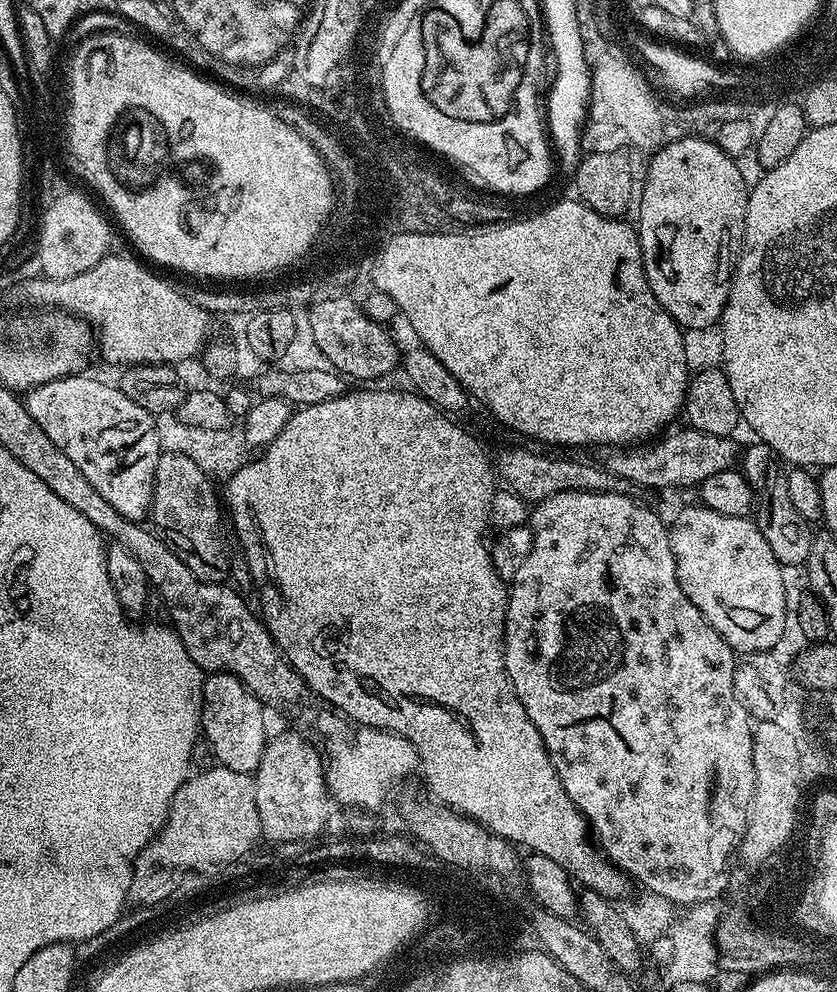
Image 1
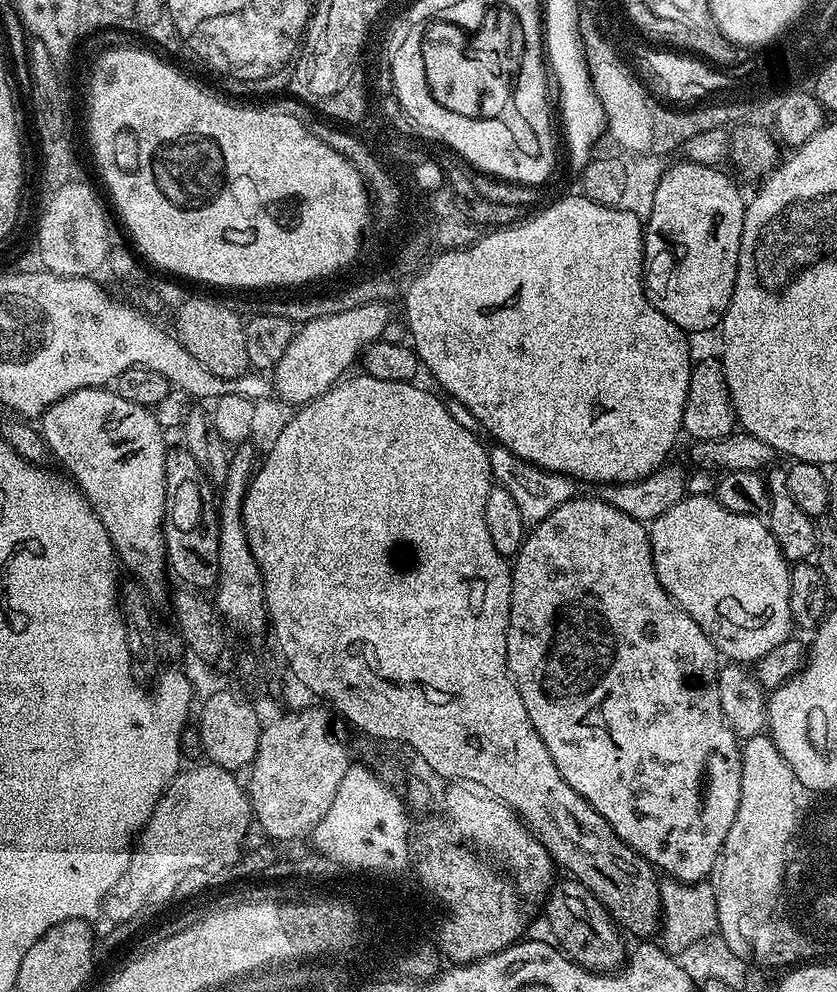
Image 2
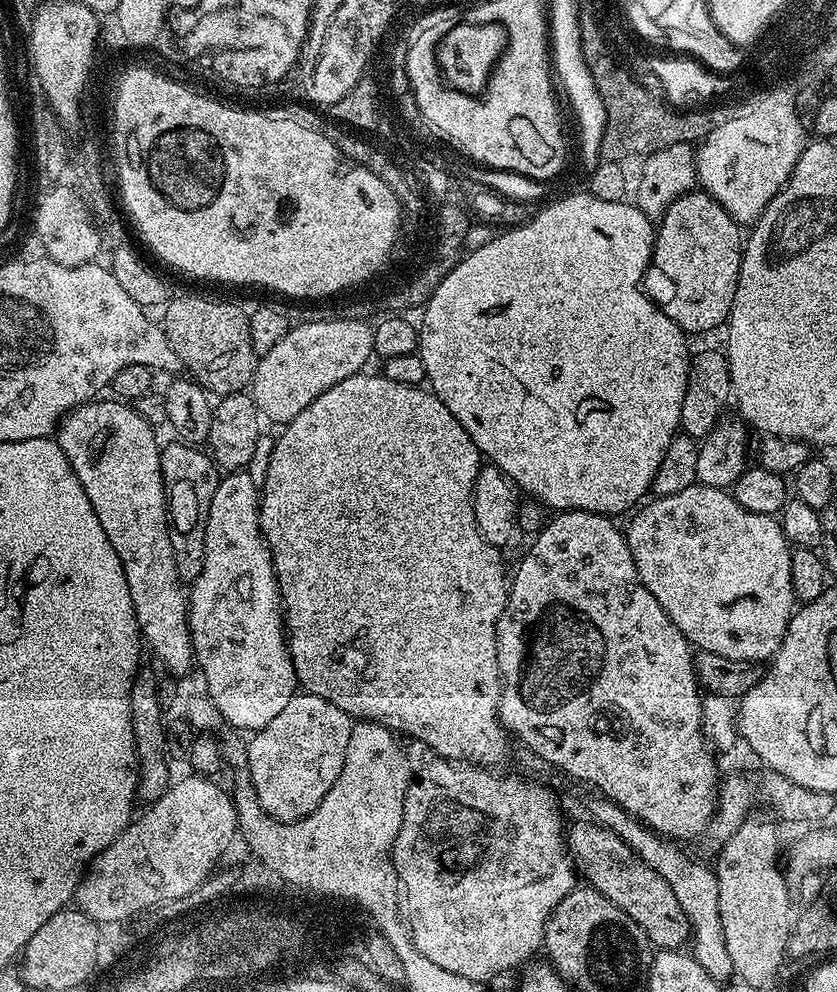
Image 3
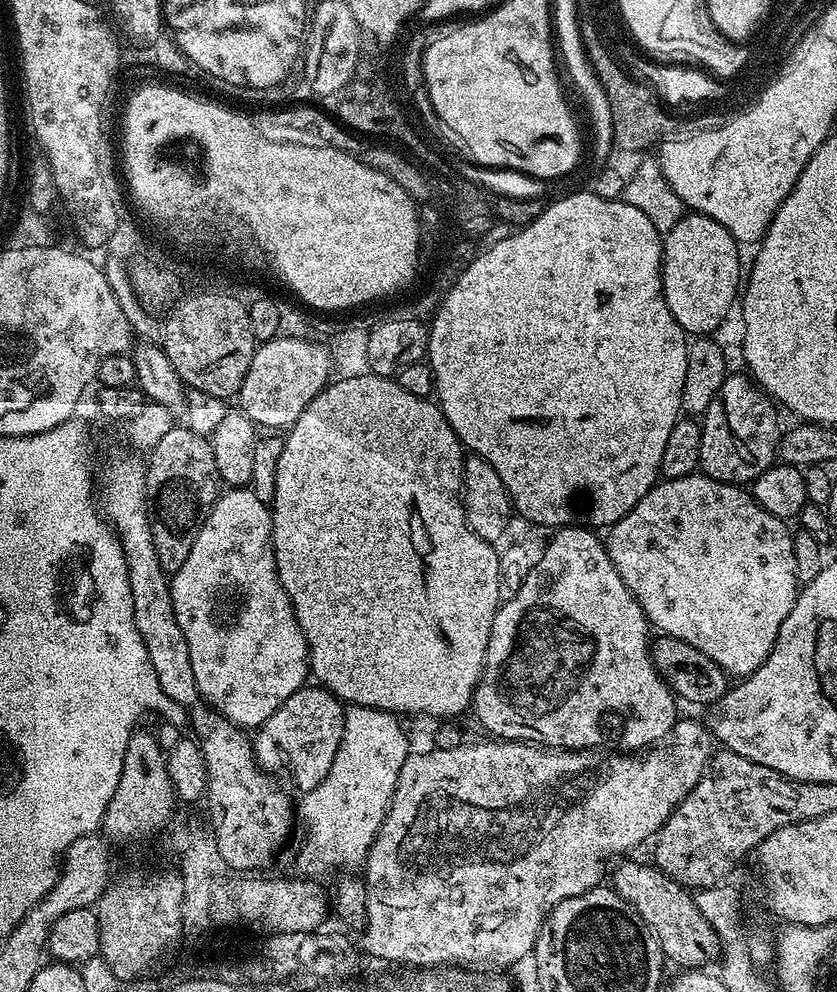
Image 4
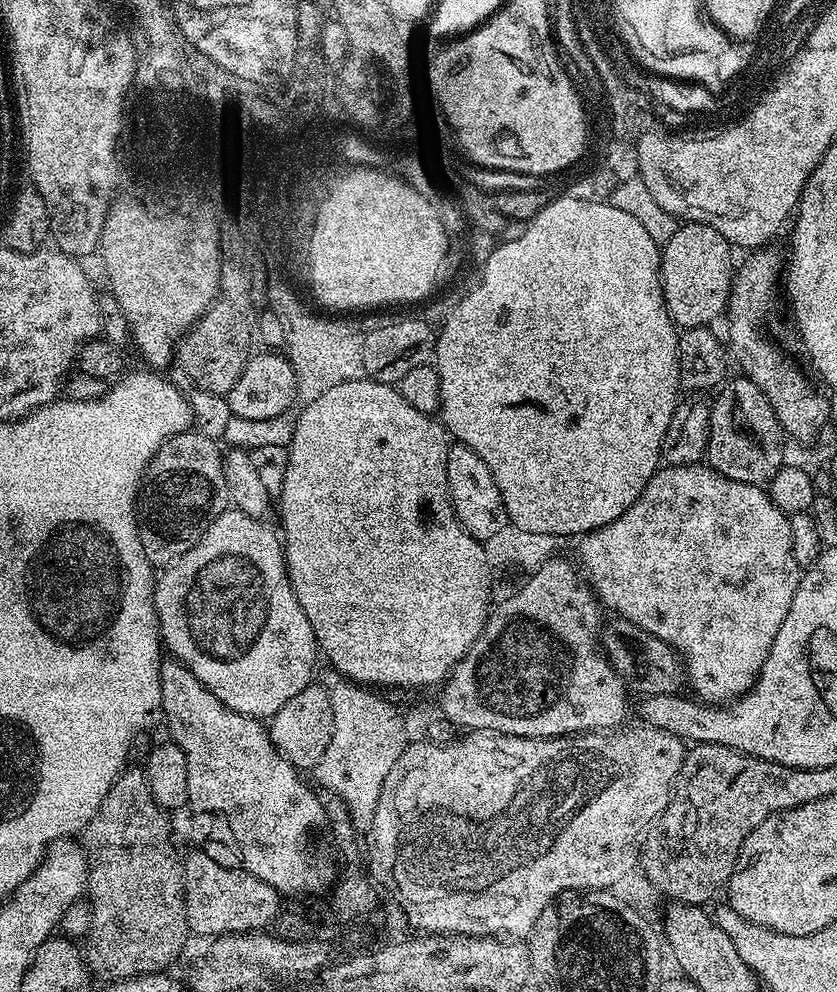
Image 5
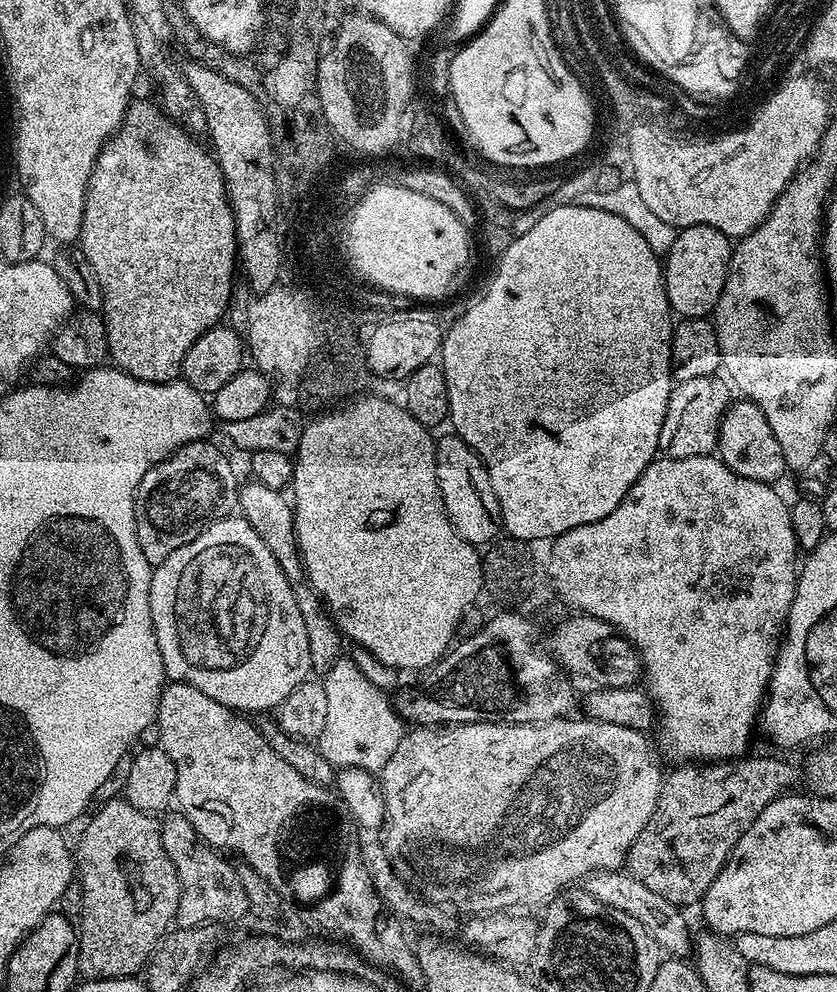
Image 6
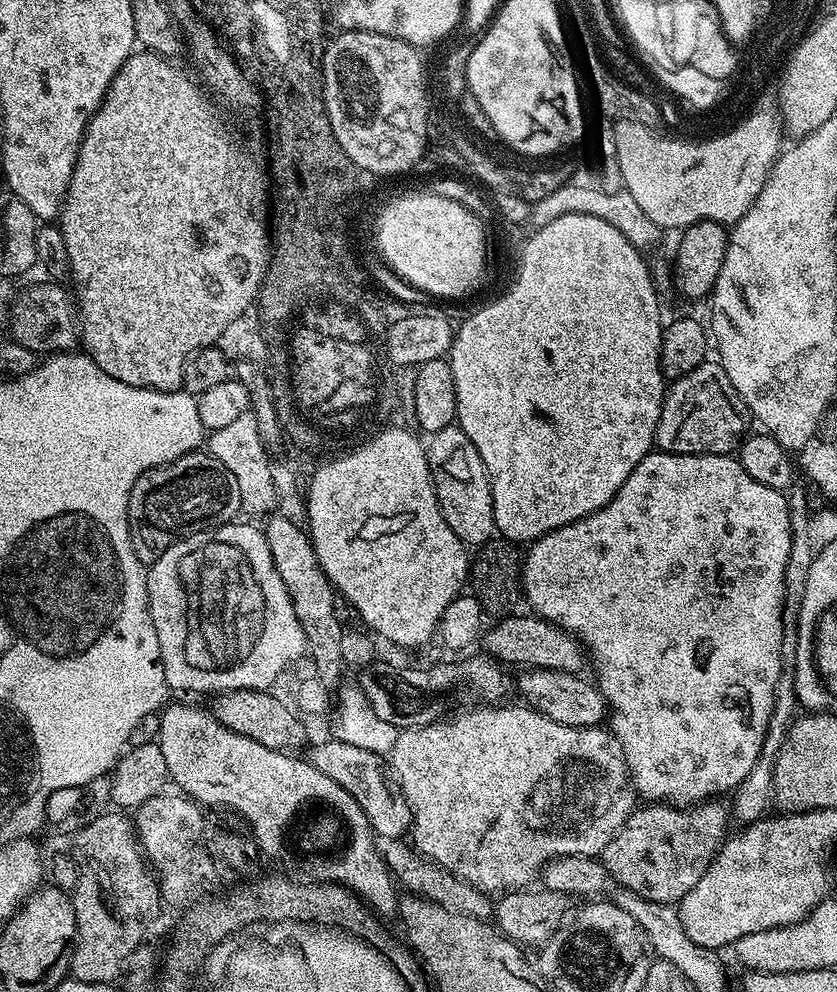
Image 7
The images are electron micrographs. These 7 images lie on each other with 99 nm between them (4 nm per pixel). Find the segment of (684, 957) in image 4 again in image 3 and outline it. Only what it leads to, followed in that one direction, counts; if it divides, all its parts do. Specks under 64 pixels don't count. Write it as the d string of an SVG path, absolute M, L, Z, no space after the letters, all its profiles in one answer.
M591 822L576 824L567 829L566 843L570 859L579 875L586 879L587 887L600 892L618 910L630 914L638 926L648 935L648 940L660 950L680 950L689 943L692 927L686 918L686 910L682 910L678 898L674 898L674 890L670 890L670 882L651 868L618 834L606 830Z

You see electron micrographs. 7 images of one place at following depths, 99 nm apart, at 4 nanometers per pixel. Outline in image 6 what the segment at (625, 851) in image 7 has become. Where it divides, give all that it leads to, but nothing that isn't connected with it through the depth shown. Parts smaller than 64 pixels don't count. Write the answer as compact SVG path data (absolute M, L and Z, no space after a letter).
M764 756L761 760L737 758L723 762L684 762L671 773L665 775L664 784L660 787L658 806L638 834L635 844L628 849L627 871L632 873L638 882L662 894L670 902L687 906L699 905L714 878L718 877L728 855L734 850L735 843L746 833L758 814L777 796L787 793L796 780L796 772L784 760L771 760Z

